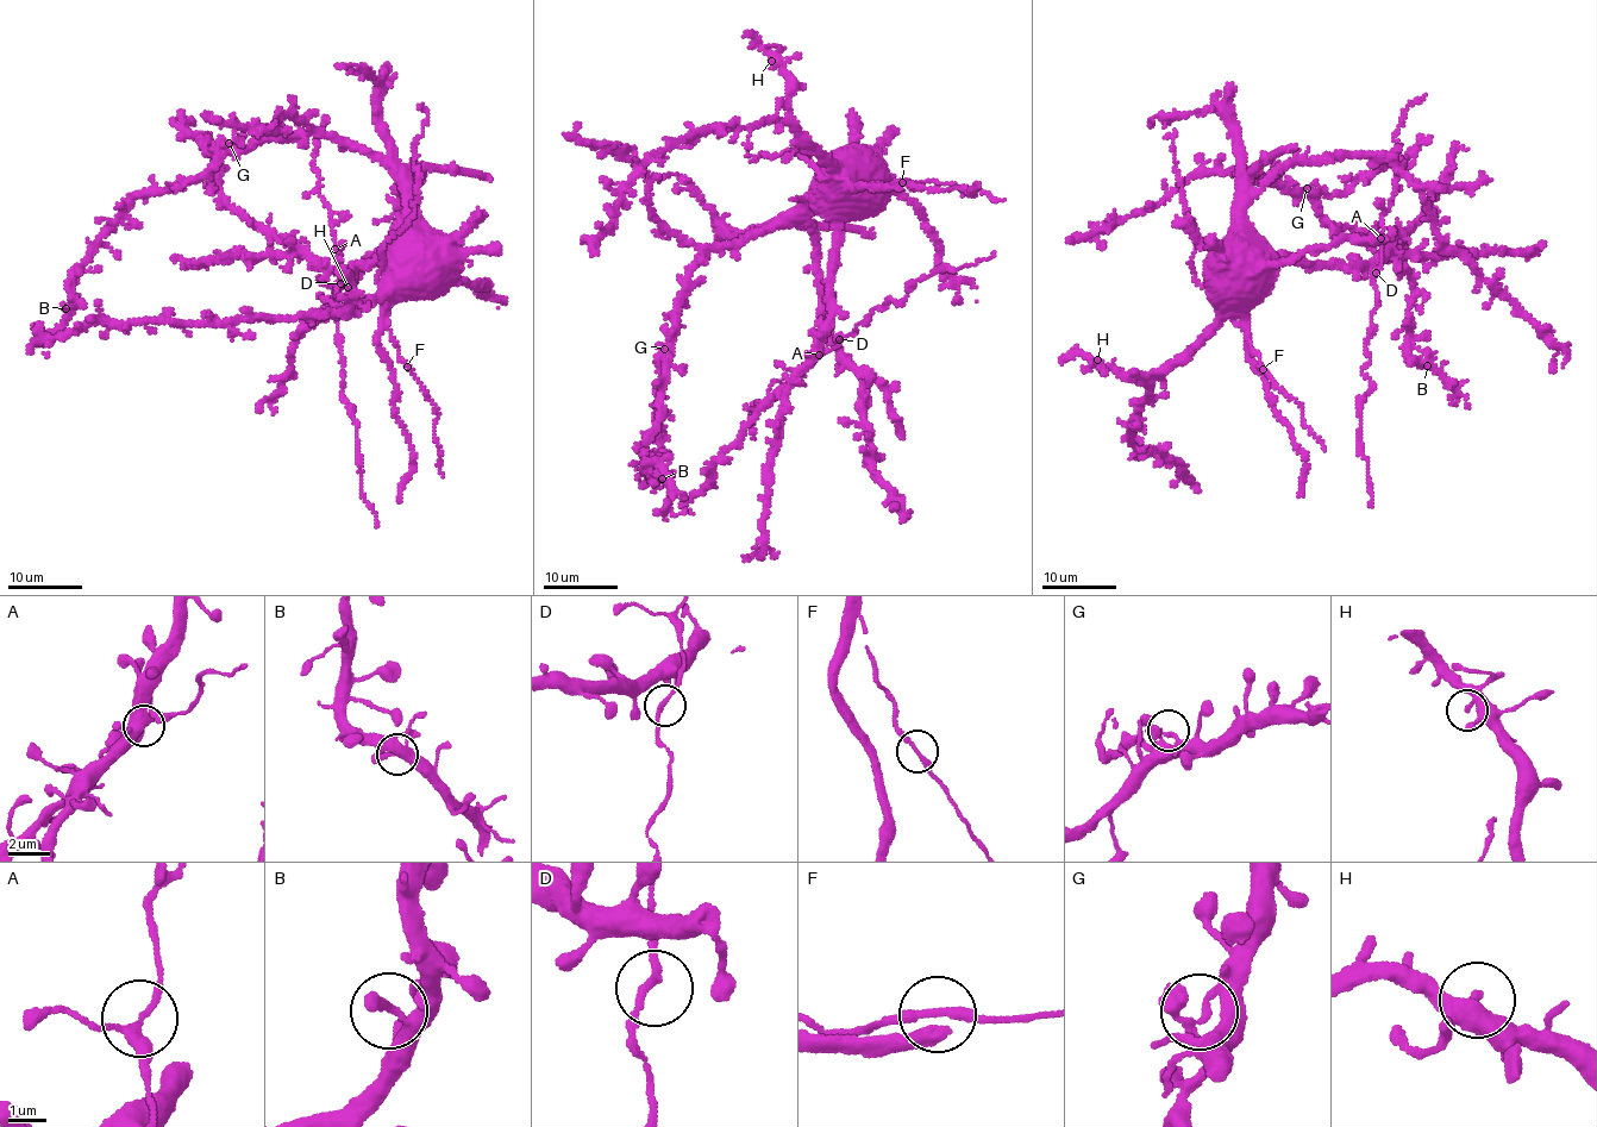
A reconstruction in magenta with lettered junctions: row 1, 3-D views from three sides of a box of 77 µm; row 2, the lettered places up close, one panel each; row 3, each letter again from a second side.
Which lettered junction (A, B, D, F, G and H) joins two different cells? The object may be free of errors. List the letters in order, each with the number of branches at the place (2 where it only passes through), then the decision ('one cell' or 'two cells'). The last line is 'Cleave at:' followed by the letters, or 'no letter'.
A: 3 | one cell
B: 3 | one cell
D: 2 | one cell
F: 2 | one cell
G: 3 | one cell
H: 3 | one cell
Cleave at: no letter

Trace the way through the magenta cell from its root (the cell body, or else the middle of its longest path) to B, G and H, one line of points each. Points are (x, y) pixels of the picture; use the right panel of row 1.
B: (1241, 252), (1231, 238), (1239, 169), (1315, 196), (1328, 224), (1385, 239), (1408, 271), (1410, 340), (1427, 365)
G: (1241, 252), (1231, 238), (1237, 191), (1245, 176), (1237, 173), (1239, 169), (1253, 181), (1301, 193), (1307, 188)
H: (1241, 252), (1229, 250), (1220, 285), (1220, 312), (1196, 345), (1148, 376), (1123, 374), (1097, 359)

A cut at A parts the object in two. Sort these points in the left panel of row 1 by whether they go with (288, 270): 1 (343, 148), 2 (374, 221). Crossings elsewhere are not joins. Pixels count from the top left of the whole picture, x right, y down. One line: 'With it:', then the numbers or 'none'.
With it: 1, 2

